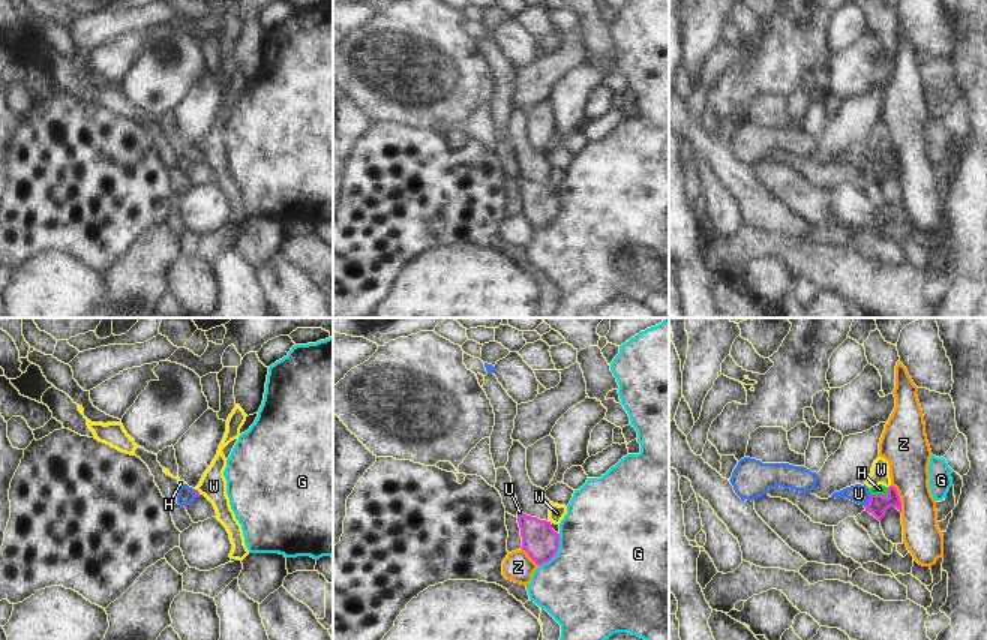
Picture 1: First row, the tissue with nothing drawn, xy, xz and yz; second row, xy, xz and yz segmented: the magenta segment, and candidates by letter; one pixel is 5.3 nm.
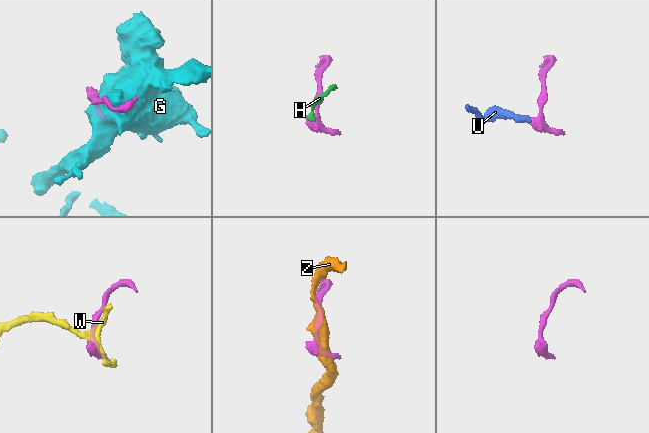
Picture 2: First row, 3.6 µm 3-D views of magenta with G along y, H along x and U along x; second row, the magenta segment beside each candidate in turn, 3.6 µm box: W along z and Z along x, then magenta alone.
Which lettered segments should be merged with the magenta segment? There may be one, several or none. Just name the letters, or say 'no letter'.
U

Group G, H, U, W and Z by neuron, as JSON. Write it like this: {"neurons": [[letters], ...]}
{"neurons": [["G"], ["H"], ["U"], ["W"], ["Z"]]}

